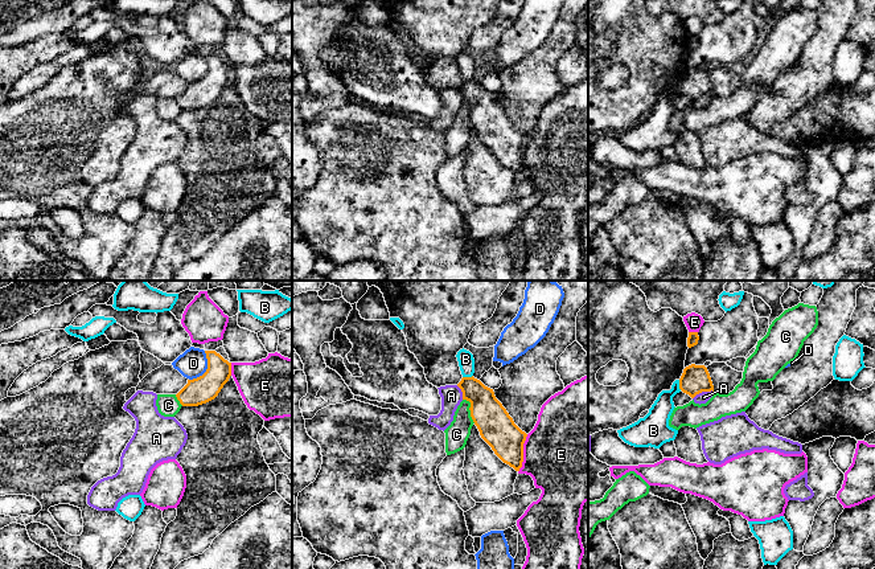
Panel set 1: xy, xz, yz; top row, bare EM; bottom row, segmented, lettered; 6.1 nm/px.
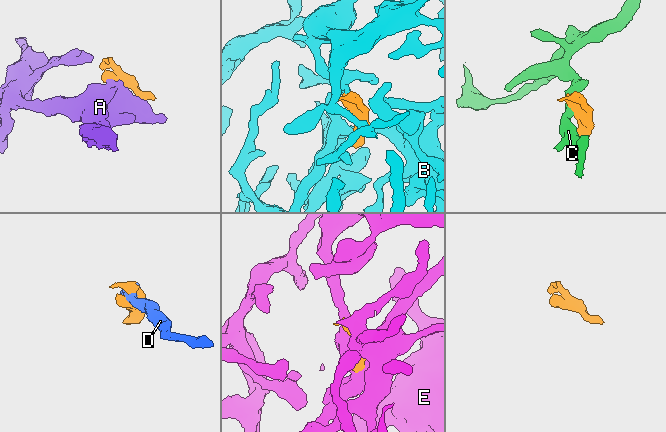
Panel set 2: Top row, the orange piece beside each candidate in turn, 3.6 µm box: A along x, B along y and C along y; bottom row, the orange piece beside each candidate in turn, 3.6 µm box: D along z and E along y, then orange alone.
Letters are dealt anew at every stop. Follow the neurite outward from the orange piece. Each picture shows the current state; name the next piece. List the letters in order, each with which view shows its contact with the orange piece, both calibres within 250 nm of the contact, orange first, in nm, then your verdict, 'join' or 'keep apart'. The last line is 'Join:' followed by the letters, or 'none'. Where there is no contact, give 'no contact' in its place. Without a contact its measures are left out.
A: contact in yz; calibres 180 and 70 nm; keep apart
B: contact in xz; calibres 200 and 100 nm; keep apart
C: contact in xz; calibres 220 and 140 nm; keep apart
D: contact in xy; calibres 160 and 170 nm; keep apart
E: contact in xz; calibres 220 and 480 nm; keep apart
Join: none

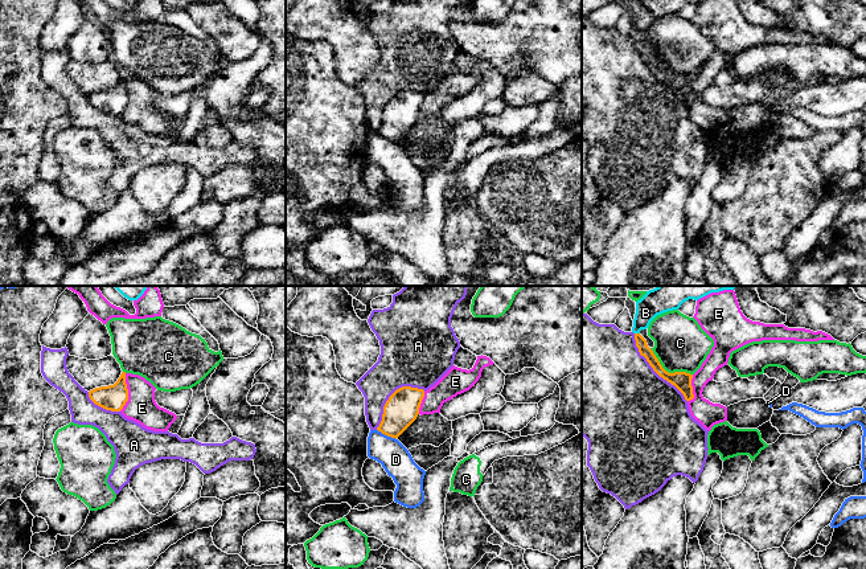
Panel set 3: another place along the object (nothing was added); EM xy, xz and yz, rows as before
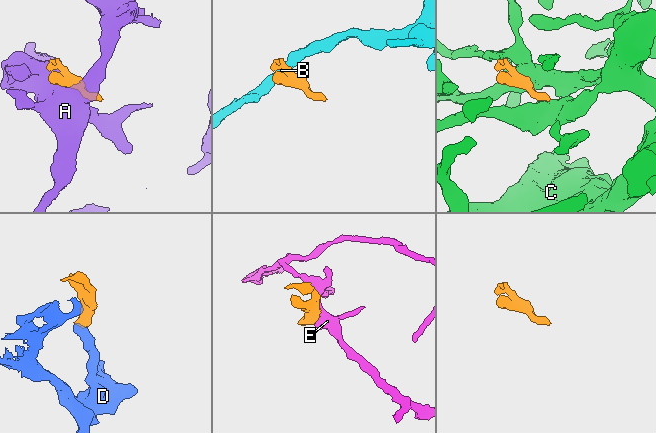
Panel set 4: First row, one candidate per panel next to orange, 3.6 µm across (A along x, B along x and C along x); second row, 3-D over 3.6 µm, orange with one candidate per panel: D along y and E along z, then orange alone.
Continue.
A: contact in yz; calibres 110 and 500 nm; keep apart
B: contact in yz; calibres 70 and 140 nm; keep apart
C: contact in yz; calibres 110 and 320 nm; keep apart
D: contact in xz; calibres 200 and 180 nm; keep apart
E: contact in xy; calibres 160 and 190 nm; keep apart
Join: none

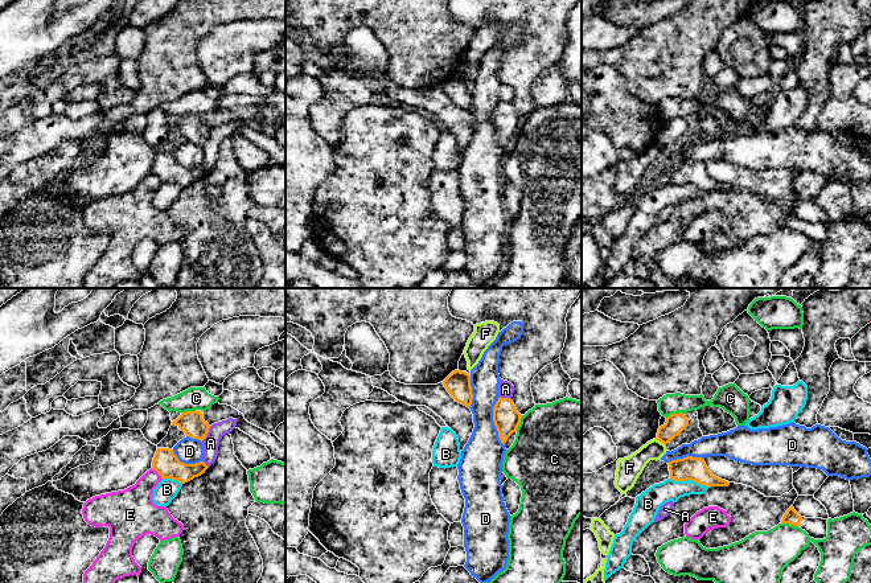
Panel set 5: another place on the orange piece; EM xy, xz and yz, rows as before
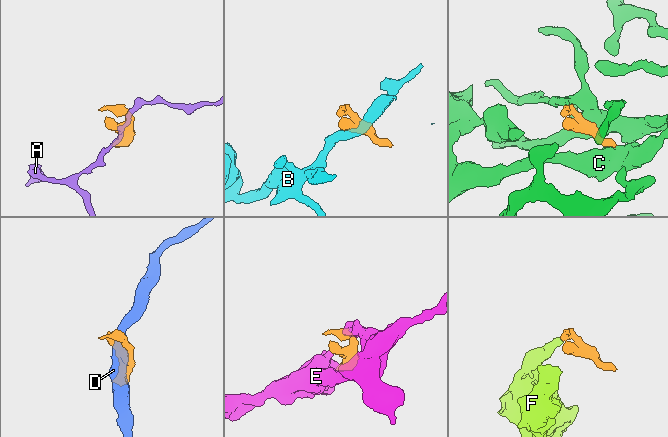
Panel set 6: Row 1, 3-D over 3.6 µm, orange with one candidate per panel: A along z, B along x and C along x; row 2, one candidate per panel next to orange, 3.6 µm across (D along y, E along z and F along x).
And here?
A: contact in xy; calibres 140 and 100 nm; keep apart
B: contact in yz; calibres 140 and 140 nm; keep apart
C: contact in yz; calibres 120 and 130 nm; keep apart
D: contact in xz; calibres 160 and 260 nm; keep apart
E: contact in xy; calibres 160 and 220 nm; keep apart
F: contact in yz; calibres 120 and 150 nm; keep apart
Join: none

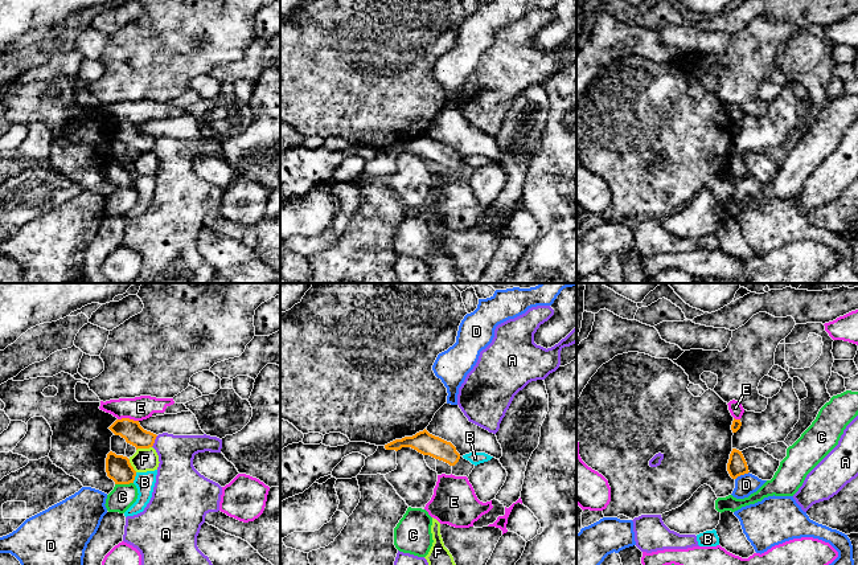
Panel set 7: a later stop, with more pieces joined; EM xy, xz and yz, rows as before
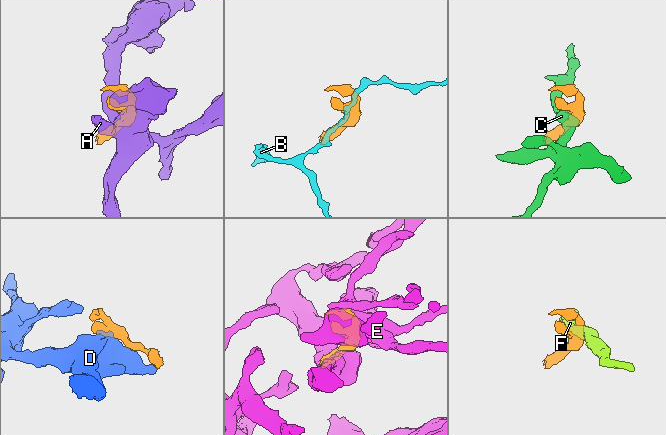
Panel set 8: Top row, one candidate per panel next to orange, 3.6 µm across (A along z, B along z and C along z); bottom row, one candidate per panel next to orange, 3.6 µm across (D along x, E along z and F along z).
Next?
A: contact in xy; calibres 130 and 240 nm; keep apart
B: contact in xy; calibres 160 and 120 nm; keep apart
C: contact in xy; calibres 160 and 150 nm; keep apart
D: contact in yz; calibres 120 and 130 nm; keep apart
E: contact in xy; calibres 130 and 140 nm; keep apart
F: contact in xy; calibres 130 and 140 nm; keep apart
Join: none

